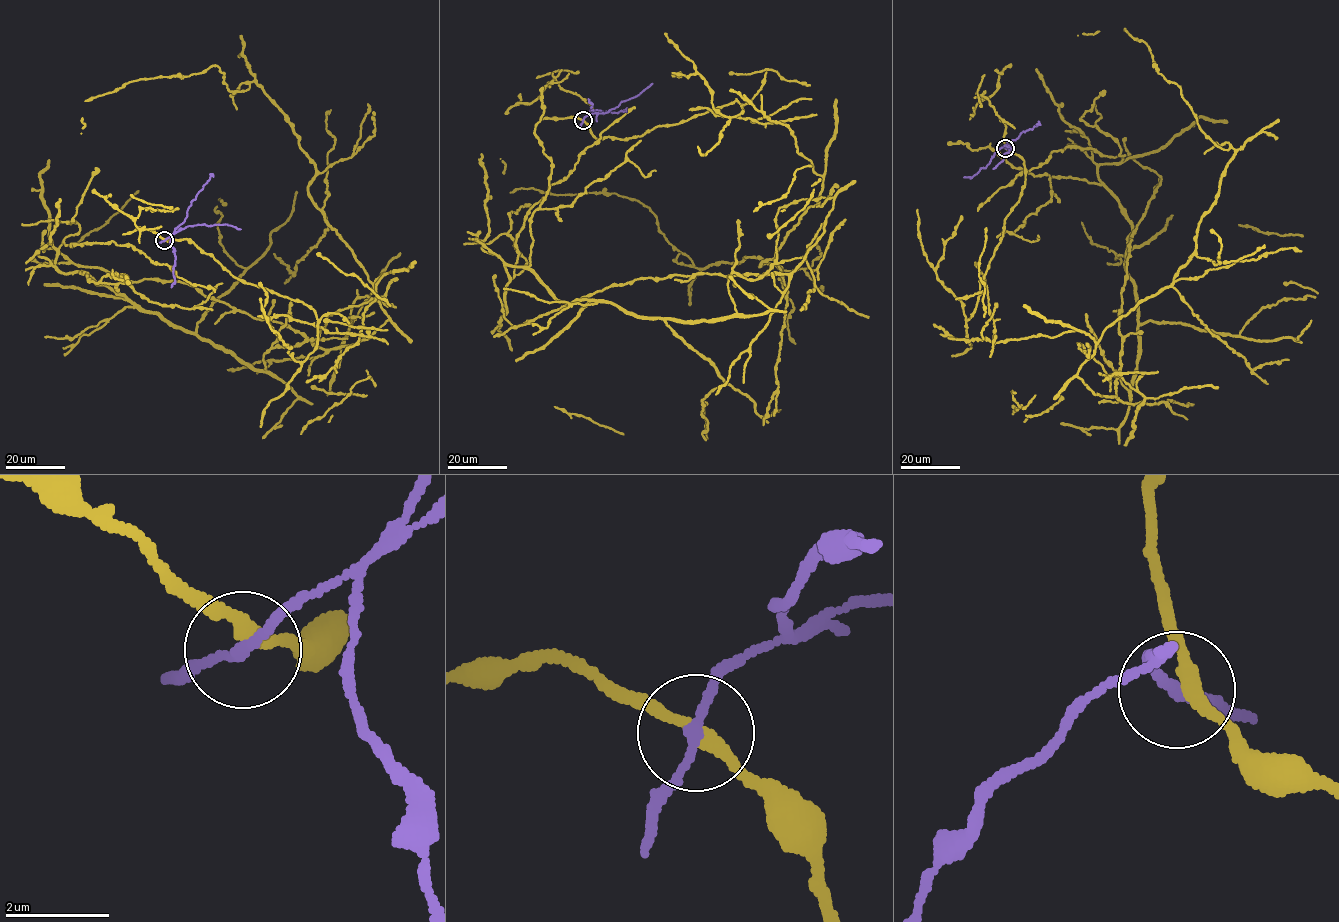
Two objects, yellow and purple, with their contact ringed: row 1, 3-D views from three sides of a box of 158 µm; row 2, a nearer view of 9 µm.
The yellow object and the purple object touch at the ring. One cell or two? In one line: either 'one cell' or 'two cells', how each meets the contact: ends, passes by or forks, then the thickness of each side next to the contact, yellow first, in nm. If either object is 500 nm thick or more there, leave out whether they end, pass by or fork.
two cells; yellow passes by; purple passes by; calibres 280 and 180 nm

